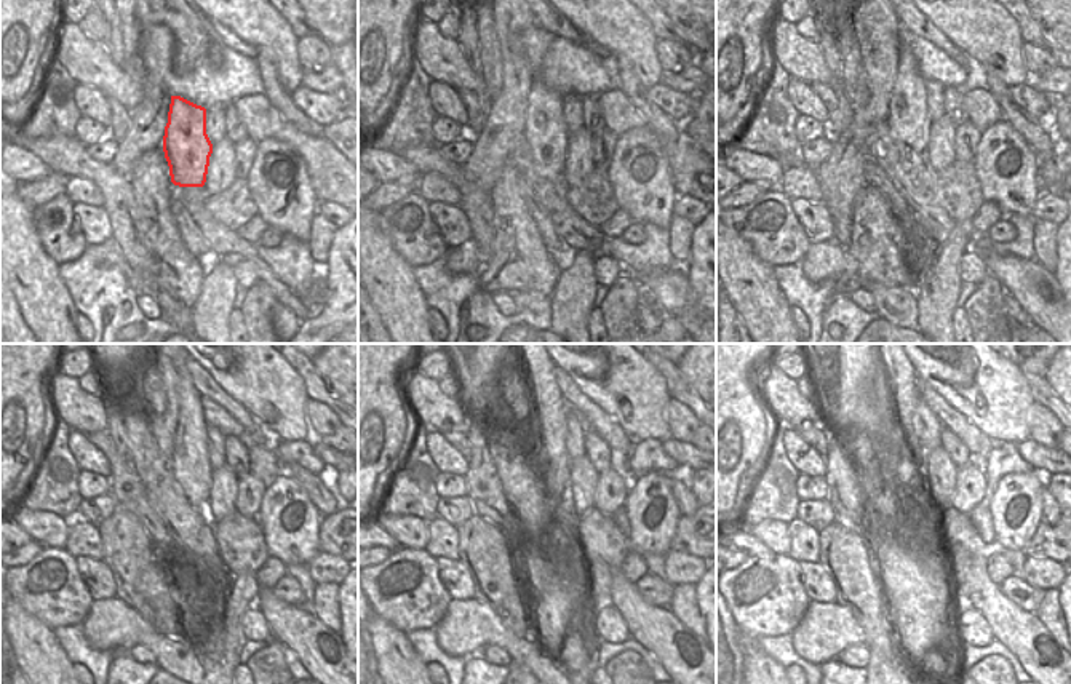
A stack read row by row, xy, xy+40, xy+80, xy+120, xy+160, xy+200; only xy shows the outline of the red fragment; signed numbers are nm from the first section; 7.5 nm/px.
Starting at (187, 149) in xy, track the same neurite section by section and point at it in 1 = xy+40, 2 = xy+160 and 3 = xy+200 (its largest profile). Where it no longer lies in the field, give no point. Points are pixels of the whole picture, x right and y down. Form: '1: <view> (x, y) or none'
1: xy+40 (545, 131)
2: xy+160 (550, 409)
3: xy+200 (902, 376)

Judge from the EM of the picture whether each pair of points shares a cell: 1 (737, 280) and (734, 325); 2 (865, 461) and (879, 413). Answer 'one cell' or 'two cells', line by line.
1: two cells
2: two cells

